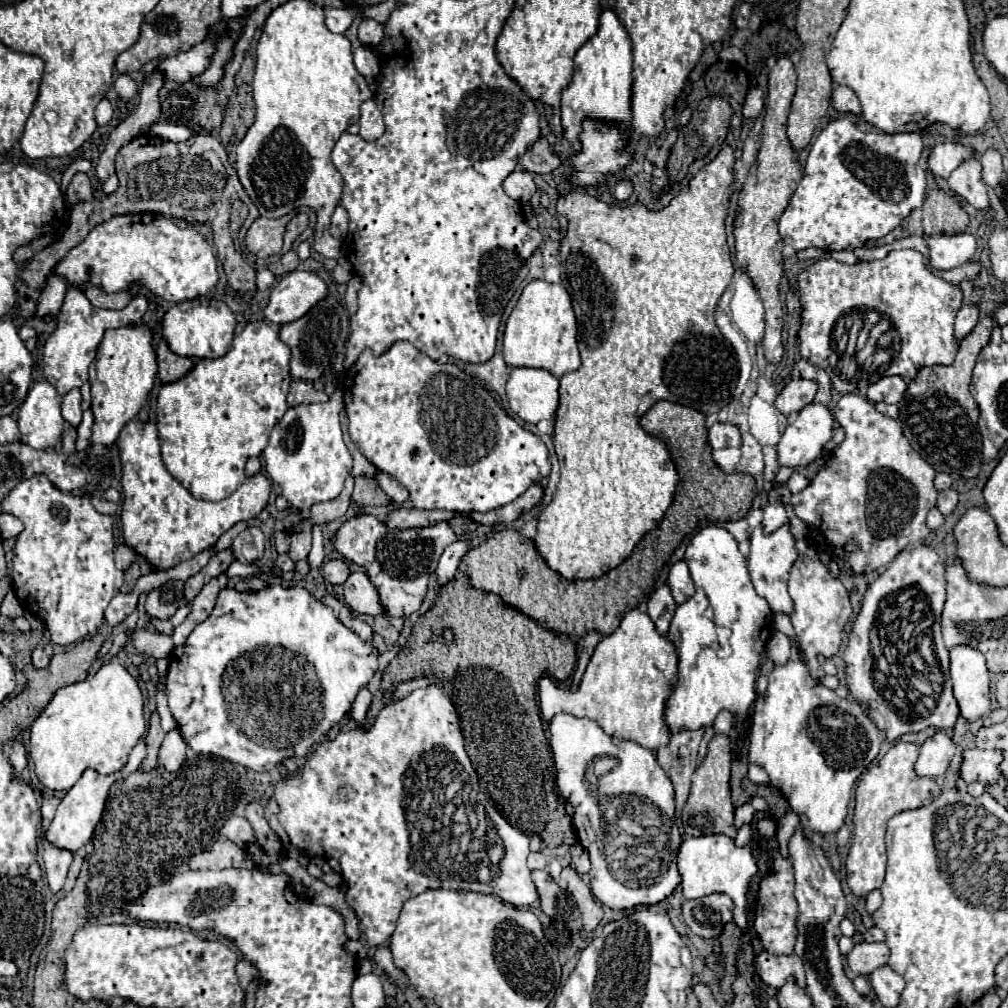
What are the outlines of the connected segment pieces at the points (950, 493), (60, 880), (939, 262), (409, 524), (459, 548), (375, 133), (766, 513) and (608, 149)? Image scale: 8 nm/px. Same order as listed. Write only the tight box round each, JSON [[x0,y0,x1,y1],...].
[[937,489,957,515],[43,841,73,893],[925,233,977,271],[387,509,457,529],[435,539,469,587],[359,99,385,141],[763,501,787,533],[571,119,631,185]]

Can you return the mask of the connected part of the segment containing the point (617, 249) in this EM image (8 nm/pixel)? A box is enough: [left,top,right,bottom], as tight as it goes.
[533,147,739,581]

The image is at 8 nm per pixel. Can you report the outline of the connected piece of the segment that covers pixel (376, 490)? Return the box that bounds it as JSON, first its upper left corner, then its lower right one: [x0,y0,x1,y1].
[353,477,391,505]

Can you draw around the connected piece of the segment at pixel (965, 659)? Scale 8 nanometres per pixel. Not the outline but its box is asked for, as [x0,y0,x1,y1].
[951,645,989,721]

